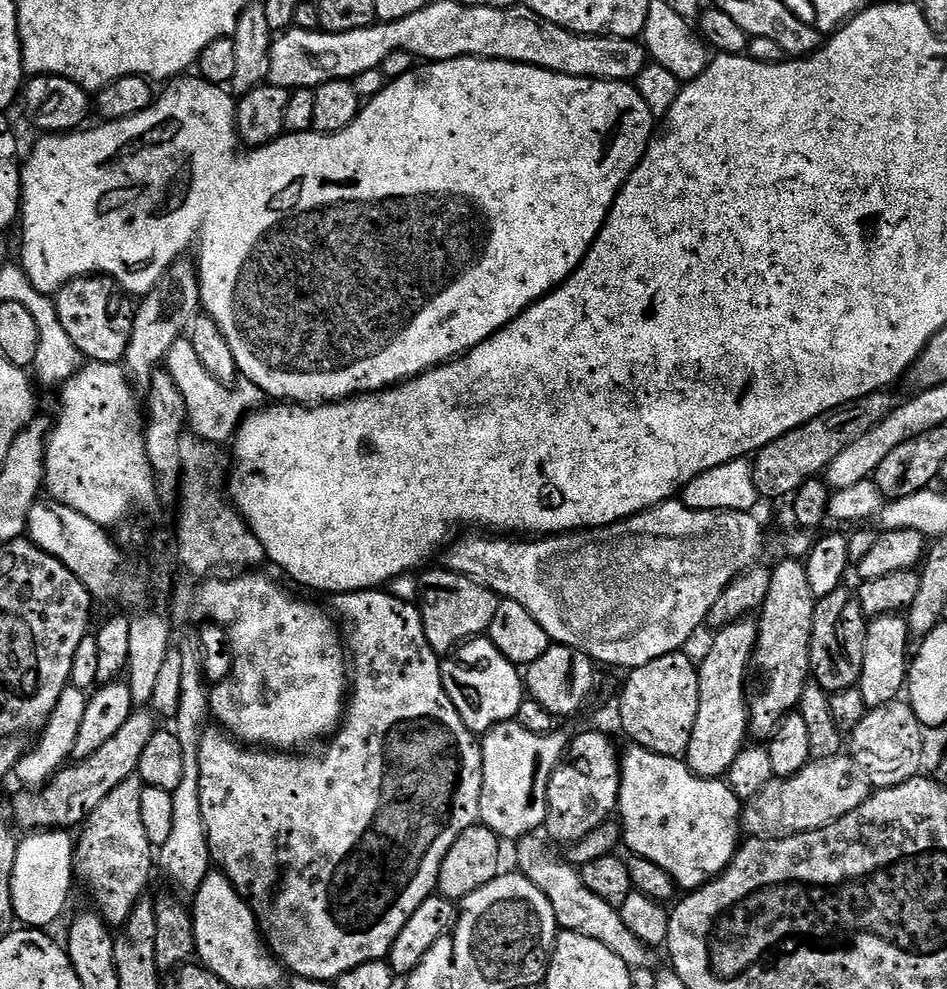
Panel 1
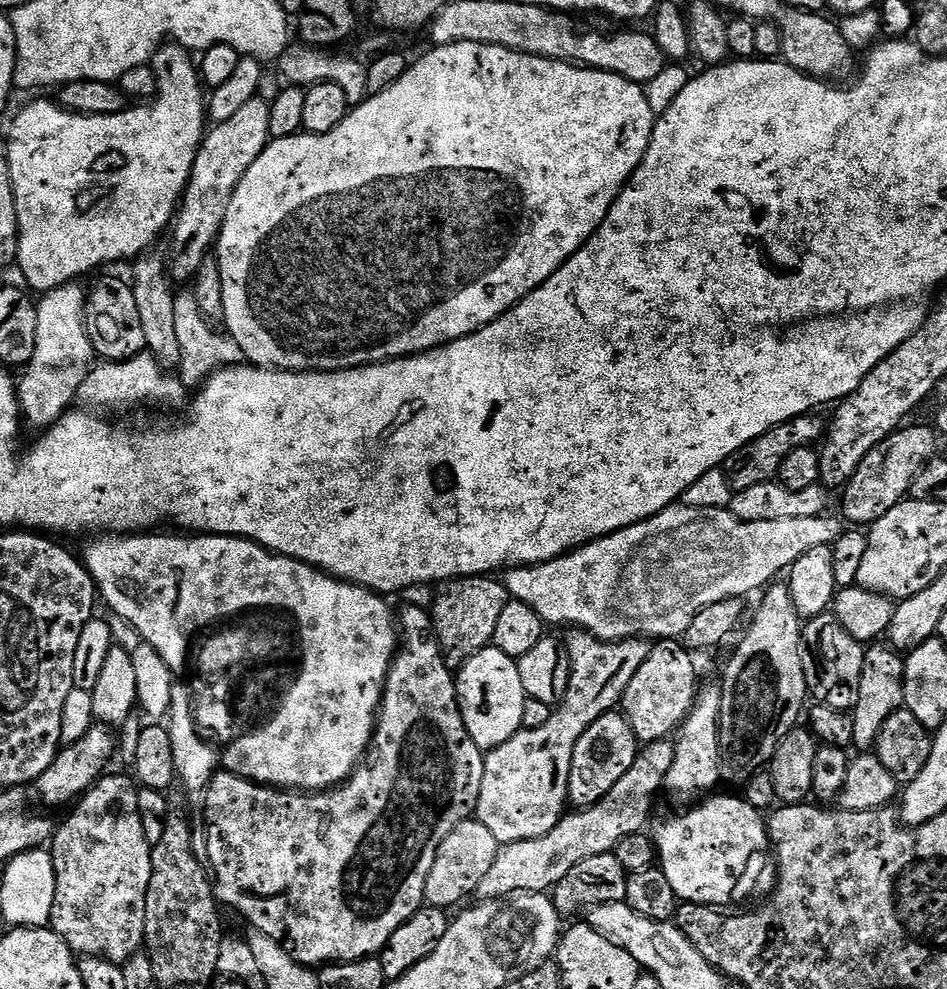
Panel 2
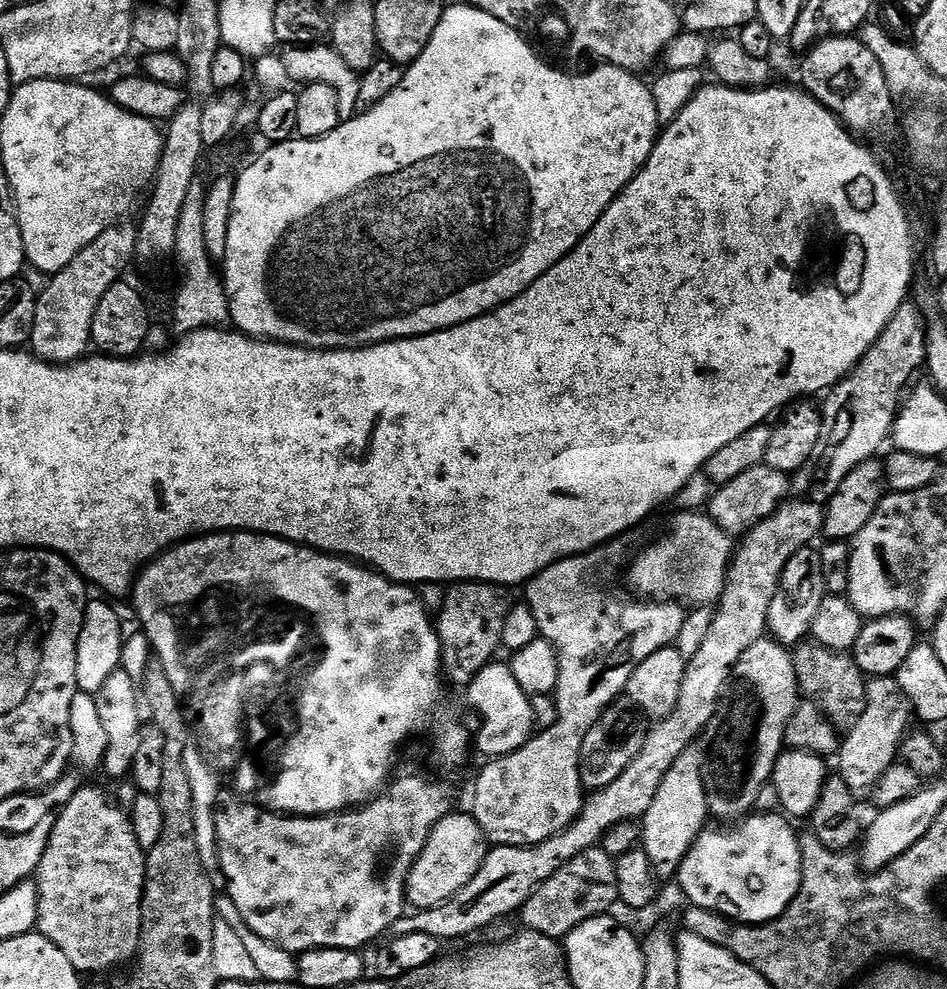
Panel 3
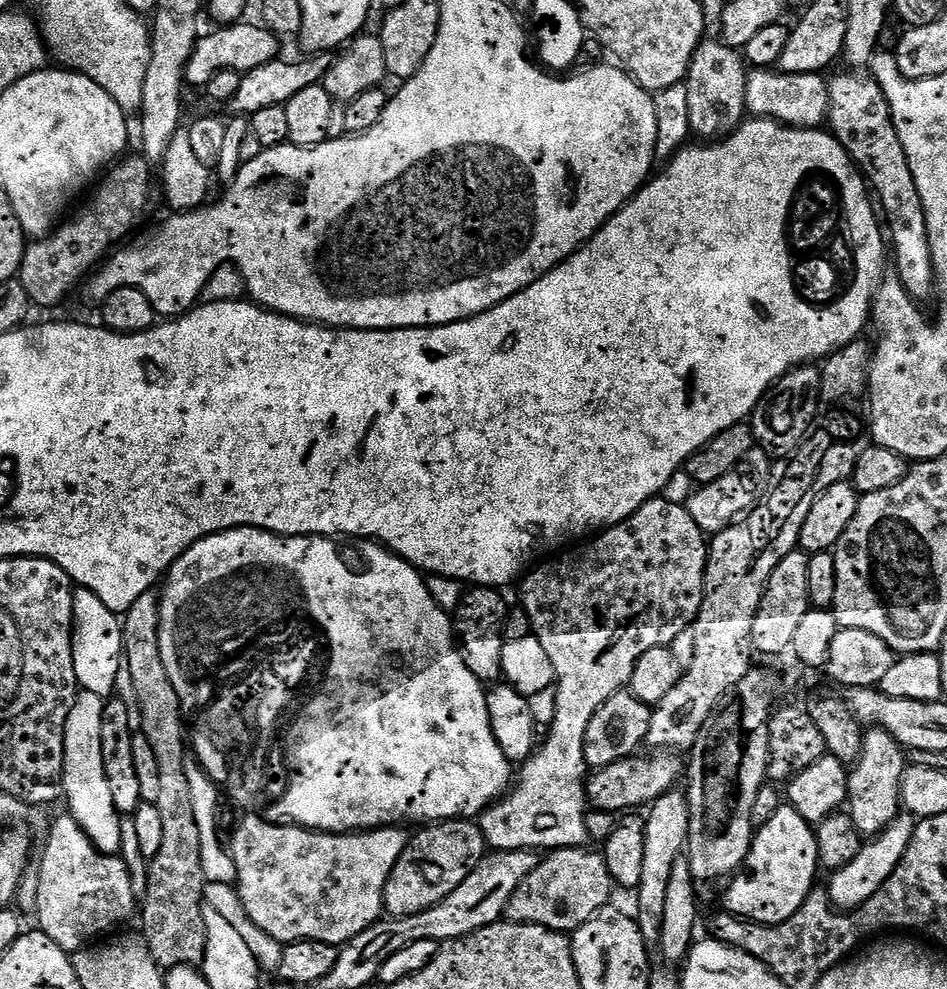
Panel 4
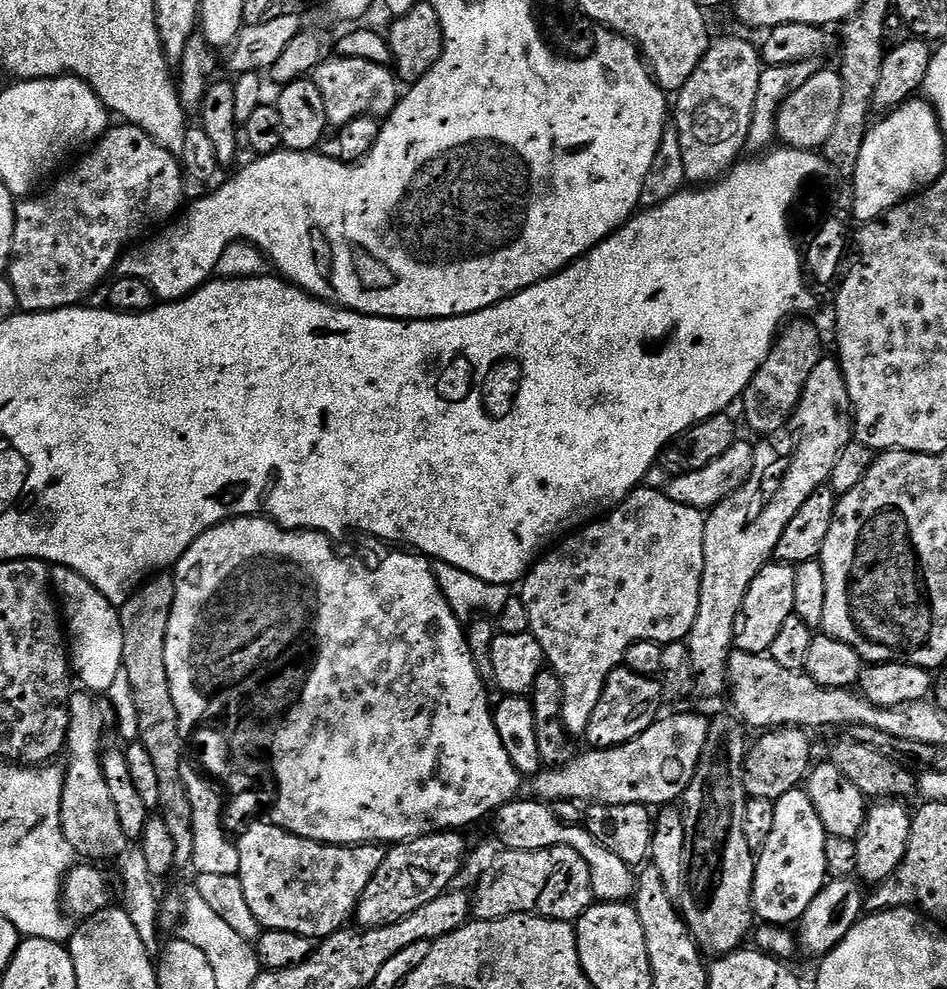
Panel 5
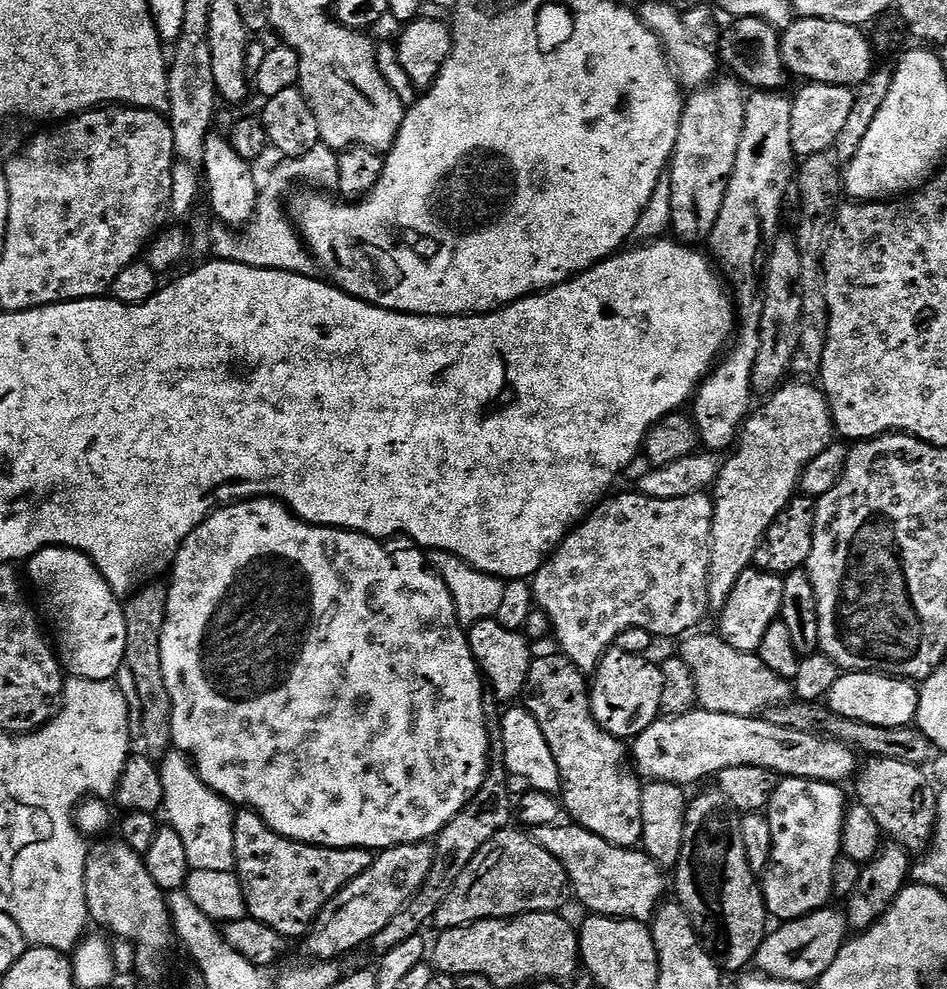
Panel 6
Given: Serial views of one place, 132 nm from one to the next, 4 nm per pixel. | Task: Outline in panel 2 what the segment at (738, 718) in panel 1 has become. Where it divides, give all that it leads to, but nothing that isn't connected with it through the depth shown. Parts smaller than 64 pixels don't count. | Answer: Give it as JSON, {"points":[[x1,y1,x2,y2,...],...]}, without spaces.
{"points":[[713,682,699,689,688,716,681,722,674,743,674,766,666,774,663,791,669,792,680,806,692,806,701,798,721,787,720,778,720,711,722,694,719,683]]}

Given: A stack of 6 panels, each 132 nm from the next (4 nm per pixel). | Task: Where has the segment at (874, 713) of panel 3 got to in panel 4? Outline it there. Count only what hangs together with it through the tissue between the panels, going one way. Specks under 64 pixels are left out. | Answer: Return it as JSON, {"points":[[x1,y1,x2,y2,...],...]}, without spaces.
{"points":[[869,727,864,734,860,759,851,765,848,774,846,811,861,837,875,838,890,828,901,815,900,791,906,767,906,752,886,730]]}

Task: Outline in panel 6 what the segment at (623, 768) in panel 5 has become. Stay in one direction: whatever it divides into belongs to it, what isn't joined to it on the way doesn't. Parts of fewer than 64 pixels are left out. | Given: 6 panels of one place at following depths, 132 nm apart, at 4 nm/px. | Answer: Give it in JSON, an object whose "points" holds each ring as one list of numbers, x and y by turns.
{"points":[[693,710,687,712,685,716,670,716,655,720,646,730,642,730,640,736,631,741,630,756,637,773,645,781,681,786,696,784,707,776,715,777,722,770,734,766,762,766,775,772,780,778,797,776,803,780,821,780,835,785,844,782,840,780,851,781,858,771,857,753,842,742,829,740,827,736,817,736,815,732,786,730,782,726,774,726,774,722,766,718,718,714,703,710]]}

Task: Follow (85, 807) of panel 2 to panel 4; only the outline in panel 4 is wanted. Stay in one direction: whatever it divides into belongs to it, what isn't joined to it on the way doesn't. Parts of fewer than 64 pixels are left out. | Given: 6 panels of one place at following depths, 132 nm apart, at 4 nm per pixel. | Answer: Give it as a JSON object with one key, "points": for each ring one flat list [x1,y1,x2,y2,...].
{"points":[[60,816,52,825,48,828,48,841,44,844,44,853,40,856,40,872,35,873,36,881,38,882,38,890,36,891,36,907,34,909,34,915,36,915,36,920,38,923,39,931,45,932,55,944,61,948,63,952,69,954,75,954,91,945,93,942,99,941,101,938,99,936,104,936,107,932,112,932,115,930,119,924,124,924,132,915,137,915,138,912,138,897,134,894,133,887,131,886,131,876,130,870,121,860,119,855,114,854,114,856,107,856,104,852,99,852,96,849,96,844,91,840,90,837,84,833,84,828,75,820,72,816]]}

